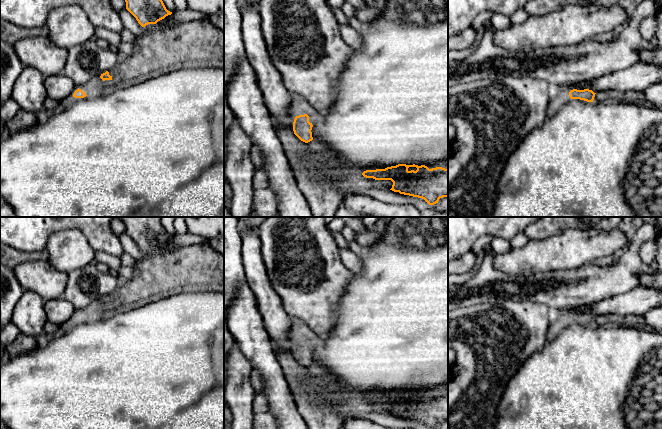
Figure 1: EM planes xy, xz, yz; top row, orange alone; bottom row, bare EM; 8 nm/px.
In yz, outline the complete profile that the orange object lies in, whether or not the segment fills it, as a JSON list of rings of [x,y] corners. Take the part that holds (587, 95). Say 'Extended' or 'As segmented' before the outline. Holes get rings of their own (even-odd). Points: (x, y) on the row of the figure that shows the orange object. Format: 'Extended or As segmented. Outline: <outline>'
Extended. Outline: [[[573,89],[568,94],[565,94],[561,90],[556,90],[551,96],[550,104],[547,110],[547,117],[552,117],[556,111],[559,110],[570,99],[580,99],[587,102],[593,102],[595,94],[596,93],[589,89]]]

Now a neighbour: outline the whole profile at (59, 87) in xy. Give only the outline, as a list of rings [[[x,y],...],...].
[[[63,73],[45,77],[44,87],[48,98],[66,104],[78,89],[76,84]]]

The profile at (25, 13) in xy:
[[[0,0],[0,19],[23,28],[46,24],[49,13],[58,7],[77,5],[95,27],[121,34],[125,26],[110,0]]]

